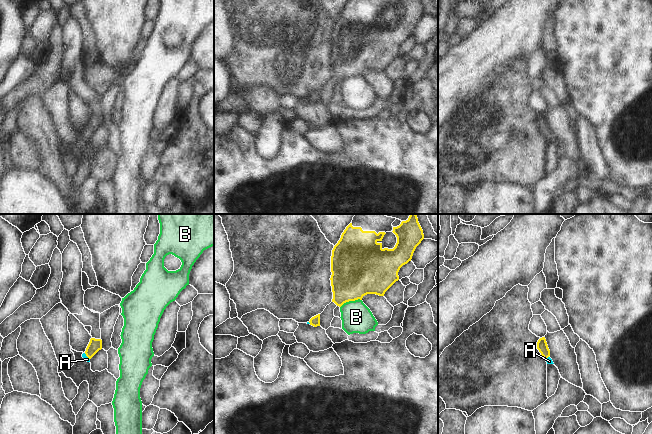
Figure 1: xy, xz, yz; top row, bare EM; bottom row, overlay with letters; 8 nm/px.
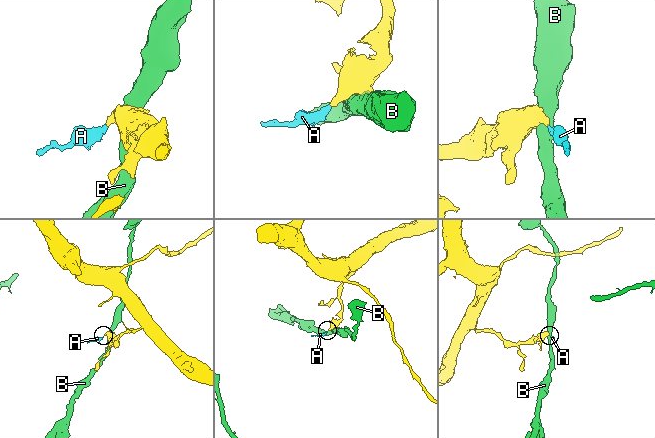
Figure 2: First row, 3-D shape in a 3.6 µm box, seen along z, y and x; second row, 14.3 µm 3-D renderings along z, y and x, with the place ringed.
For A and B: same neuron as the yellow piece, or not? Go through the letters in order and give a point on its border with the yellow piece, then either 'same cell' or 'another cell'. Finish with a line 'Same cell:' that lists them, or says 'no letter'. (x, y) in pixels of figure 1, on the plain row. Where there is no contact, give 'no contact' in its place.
A: xy (86, 131) | same cell
B: xz (350, 76) | another cell
Same cell: A

